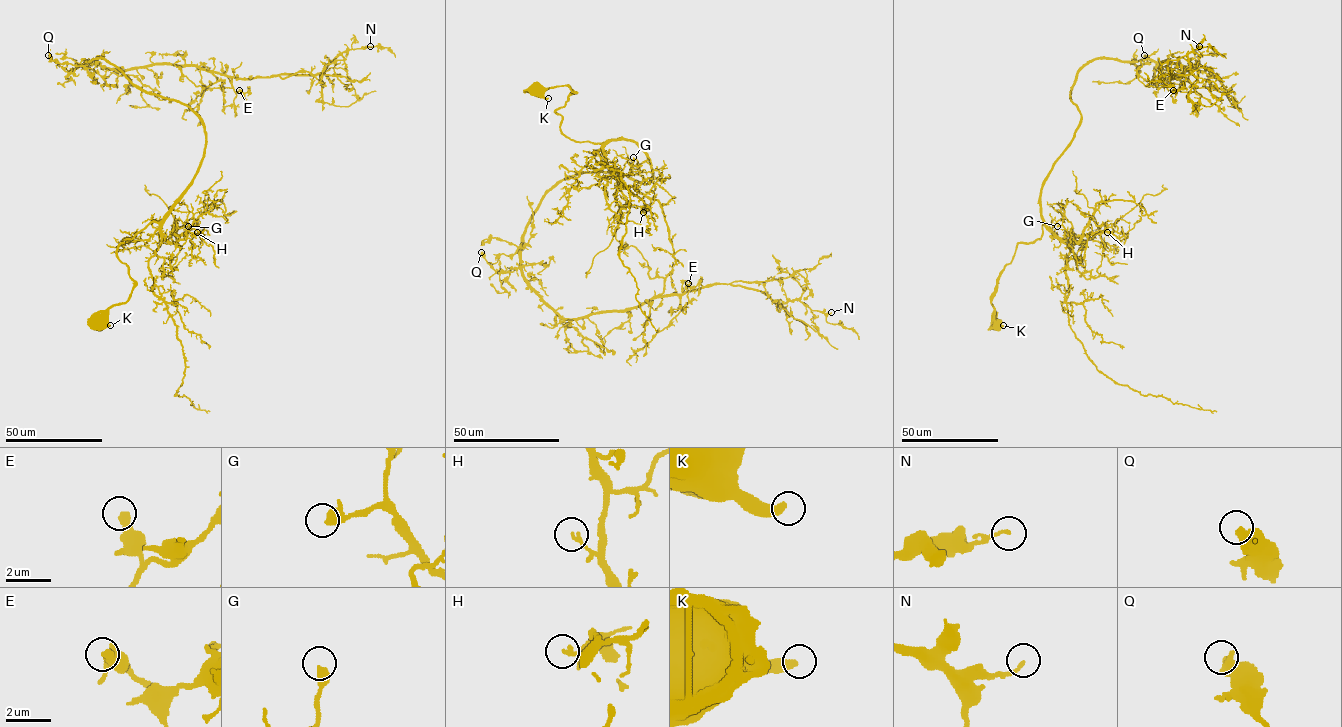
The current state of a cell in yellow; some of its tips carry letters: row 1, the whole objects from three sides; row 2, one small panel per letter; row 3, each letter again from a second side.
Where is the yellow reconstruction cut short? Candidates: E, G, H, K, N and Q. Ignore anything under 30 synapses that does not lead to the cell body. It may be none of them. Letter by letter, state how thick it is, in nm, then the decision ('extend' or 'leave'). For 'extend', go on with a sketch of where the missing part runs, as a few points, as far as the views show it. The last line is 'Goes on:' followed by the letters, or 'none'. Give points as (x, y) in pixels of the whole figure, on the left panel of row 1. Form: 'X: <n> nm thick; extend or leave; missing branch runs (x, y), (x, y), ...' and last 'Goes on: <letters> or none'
E: 400 nm thick; leave
G: 400 nm thick; extend
H: 110 nm thick; leave
K: 420 nm thick; leave
N: 140 nm thick; leave
Q: 600 nm thick; leave
Goes on: G

